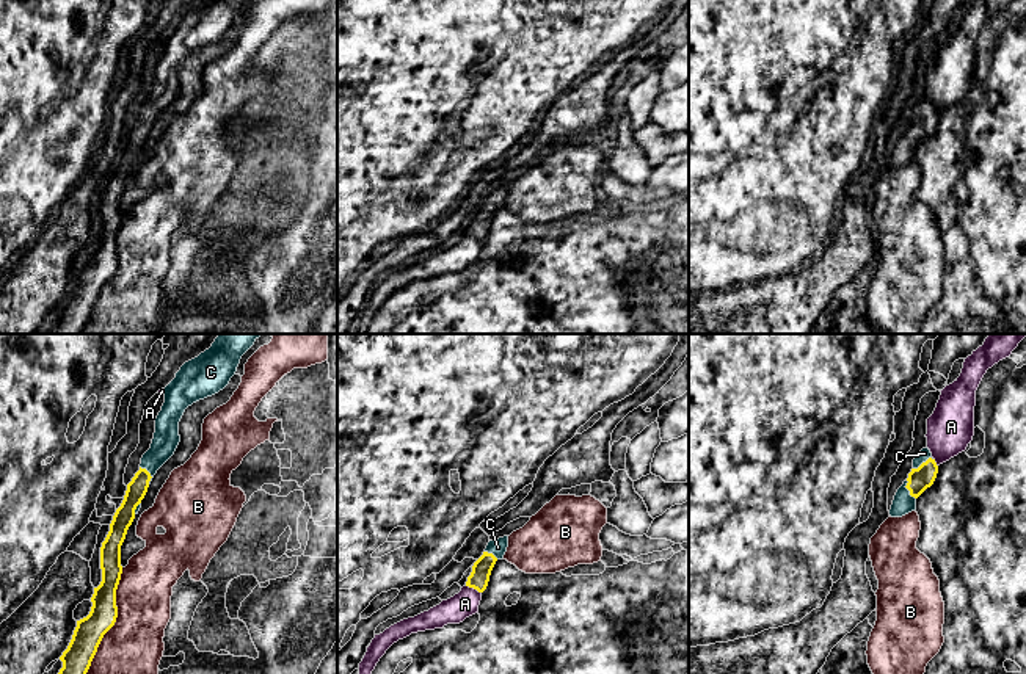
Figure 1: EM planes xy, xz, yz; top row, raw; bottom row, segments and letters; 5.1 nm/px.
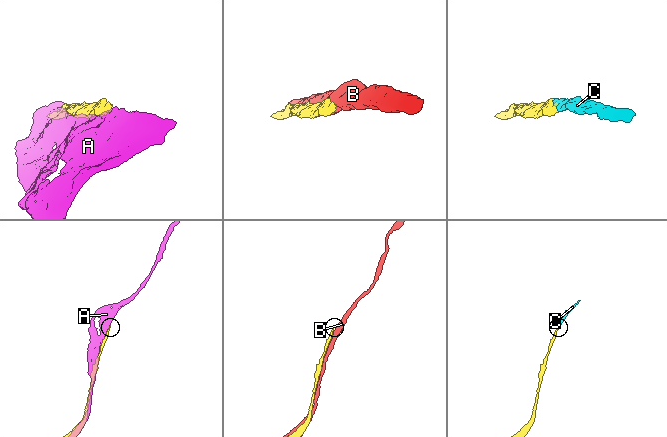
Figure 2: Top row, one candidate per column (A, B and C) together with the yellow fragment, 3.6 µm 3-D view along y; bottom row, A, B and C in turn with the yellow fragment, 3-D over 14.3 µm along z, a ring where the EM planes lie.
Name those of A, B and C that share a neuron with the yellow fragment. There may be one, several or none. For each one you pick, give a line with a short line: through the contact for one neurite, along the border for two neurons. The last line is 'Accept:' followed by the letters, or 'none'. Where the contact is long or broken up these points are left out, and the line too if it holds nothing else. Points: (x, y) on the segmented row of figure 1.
C: line xy (137, 488), (149, 474), (149, 464), (167, 438)
Accept: C

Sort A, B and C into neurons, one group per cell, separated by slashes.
A / B / C

